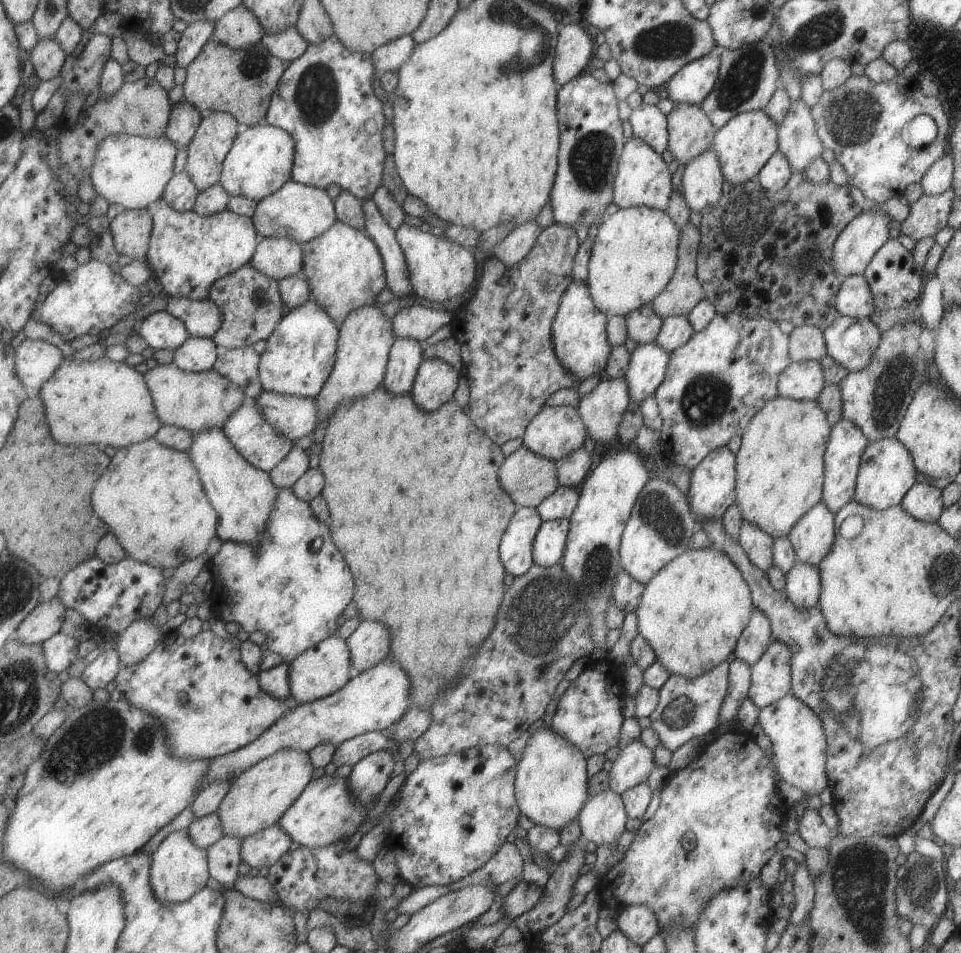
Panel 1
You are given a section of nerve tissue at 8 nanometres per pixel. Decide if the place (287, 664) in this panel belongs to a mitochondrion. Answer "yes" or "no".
no

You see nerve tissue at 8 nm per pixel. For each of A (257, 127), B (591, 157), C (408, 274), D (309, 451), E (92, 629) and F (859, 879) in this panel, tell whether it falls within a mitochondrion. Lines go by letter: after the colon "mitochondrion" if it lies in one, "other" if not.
A: other
B: mitochondrion
C: other
D: other
E: other
F: mitochondrion

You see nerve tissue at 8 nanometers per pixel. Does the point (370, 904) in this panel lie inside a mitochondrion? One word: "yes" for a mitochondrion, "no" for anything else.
no

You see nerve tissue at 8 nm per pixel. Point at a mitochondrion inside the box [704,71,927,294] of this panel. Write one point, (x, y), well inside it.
(856, 120)

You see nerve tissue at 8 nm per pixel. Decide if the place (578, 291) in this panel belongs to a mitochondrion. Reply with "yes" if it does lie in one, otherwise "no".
no

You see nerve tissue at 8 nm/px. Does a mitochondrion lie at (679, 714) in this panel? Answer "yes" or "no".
yes

